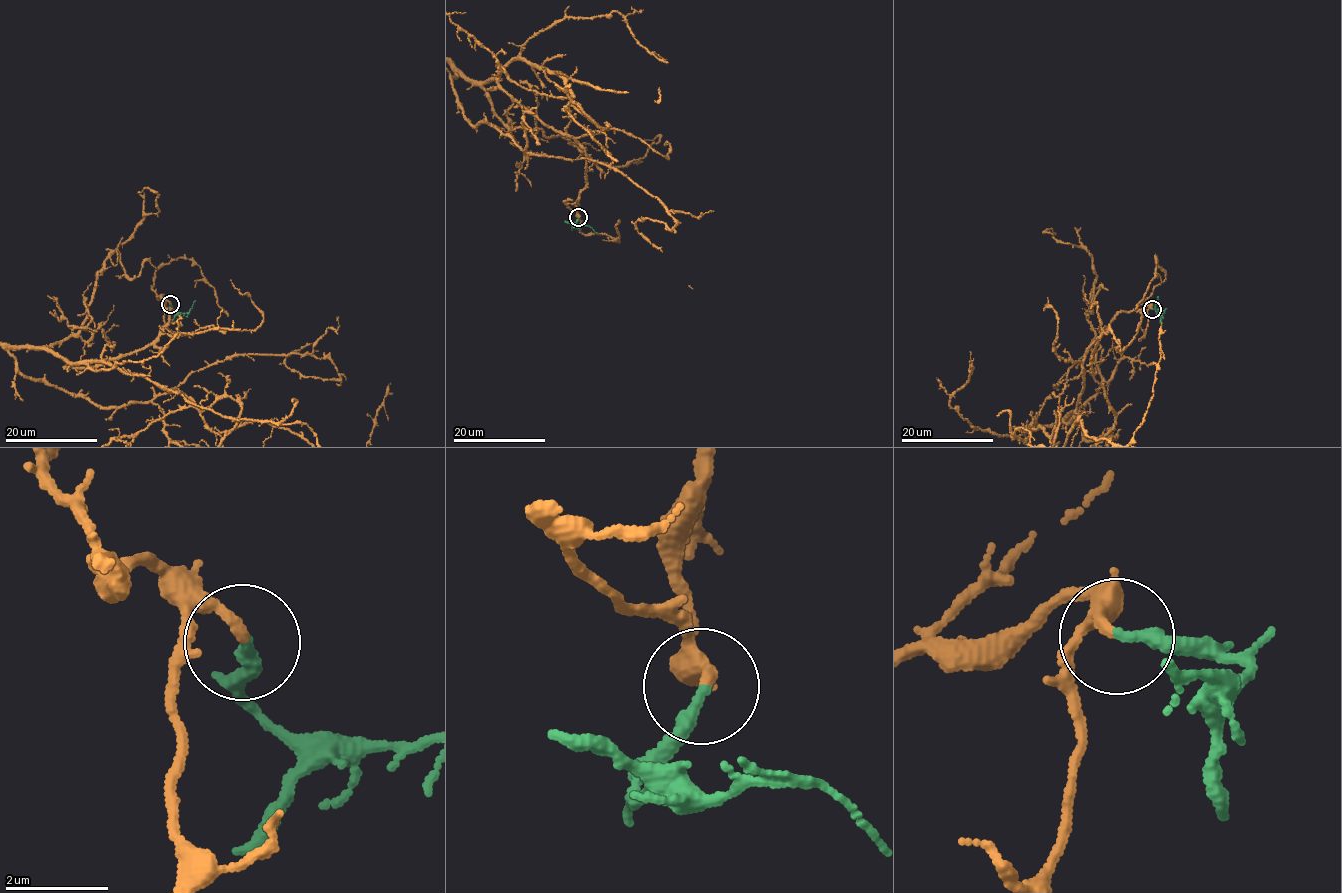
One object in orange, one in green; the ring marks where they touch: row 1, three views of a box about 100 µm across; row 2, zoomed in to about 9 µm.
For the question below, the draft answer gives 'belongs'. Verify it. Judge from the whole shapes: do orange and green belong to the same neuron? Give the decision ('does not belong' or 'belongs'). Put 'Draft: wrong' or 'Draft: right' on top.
Draft: right
belongs

